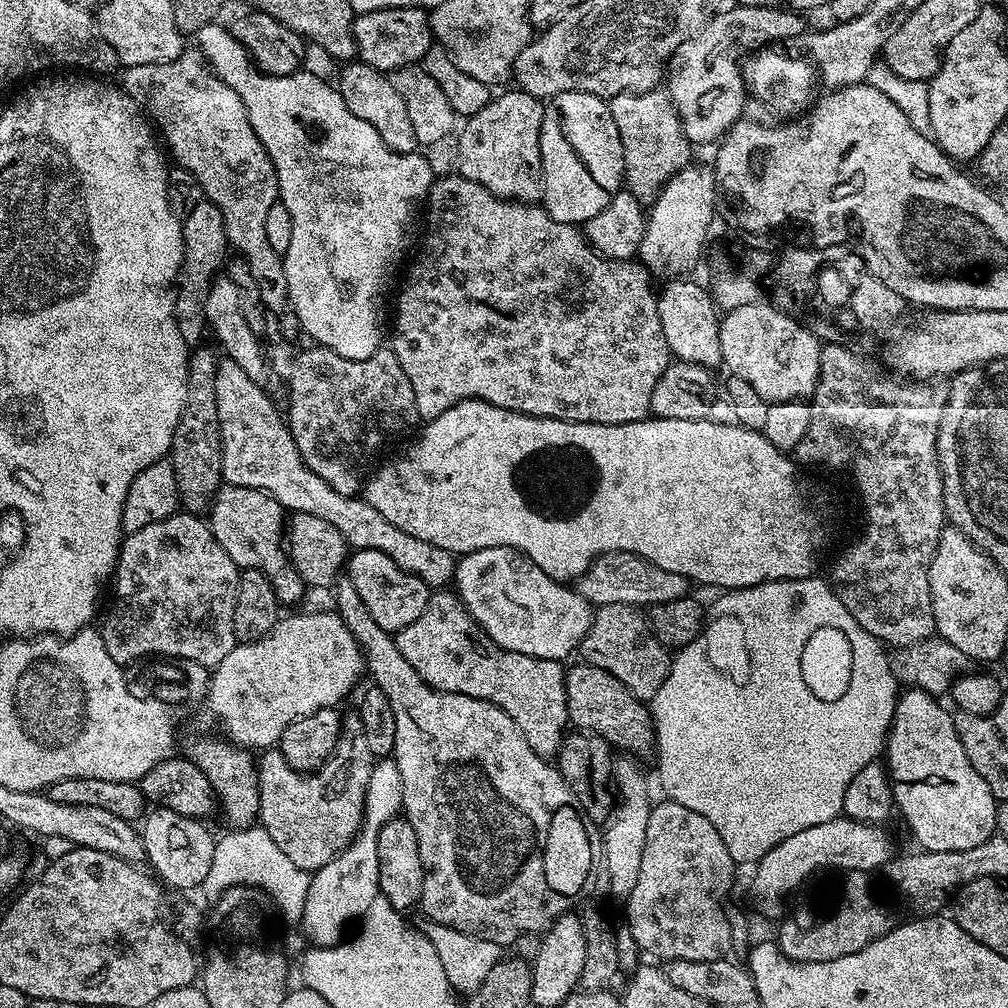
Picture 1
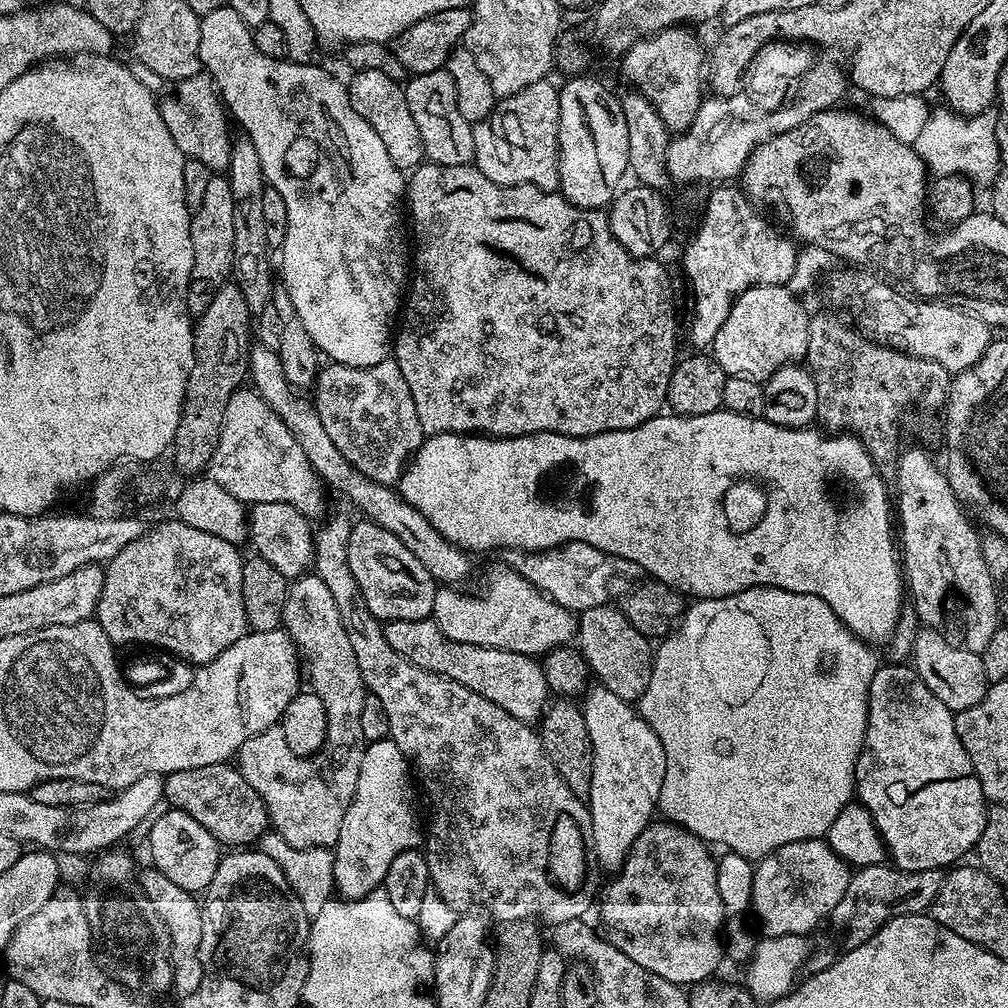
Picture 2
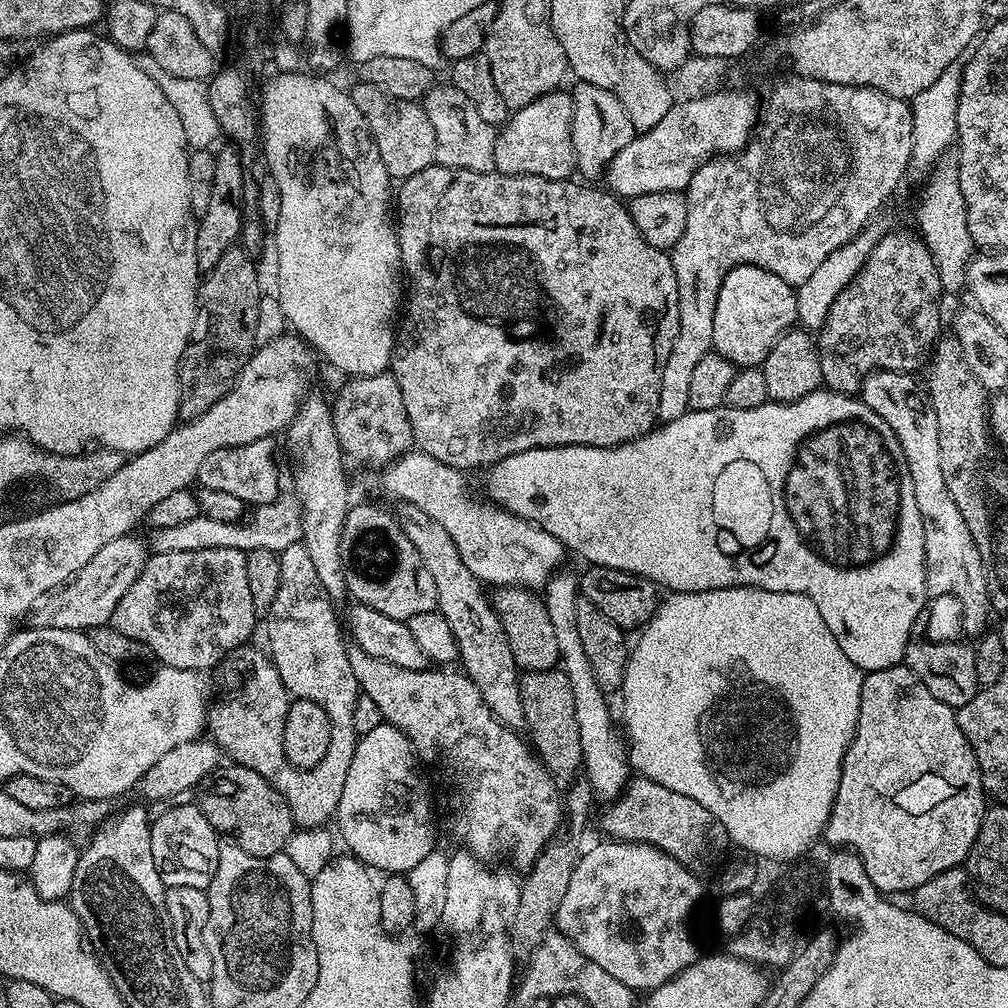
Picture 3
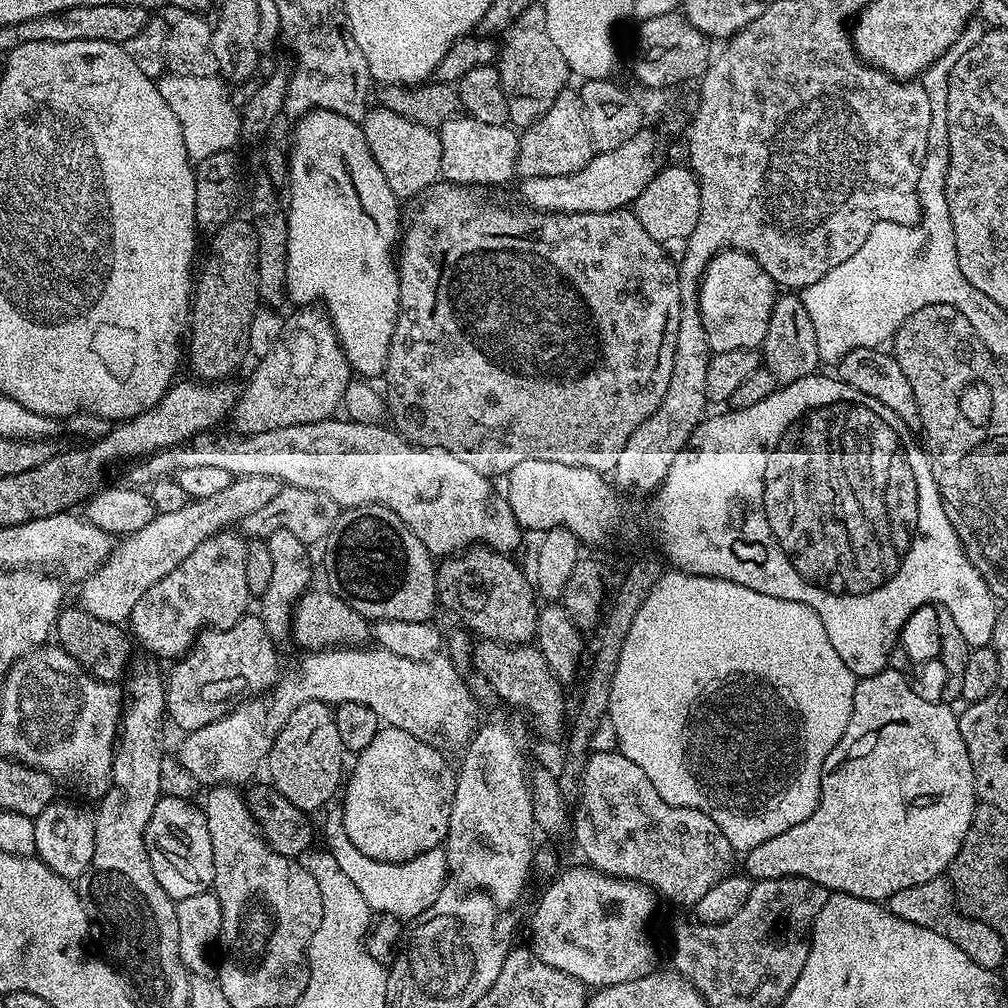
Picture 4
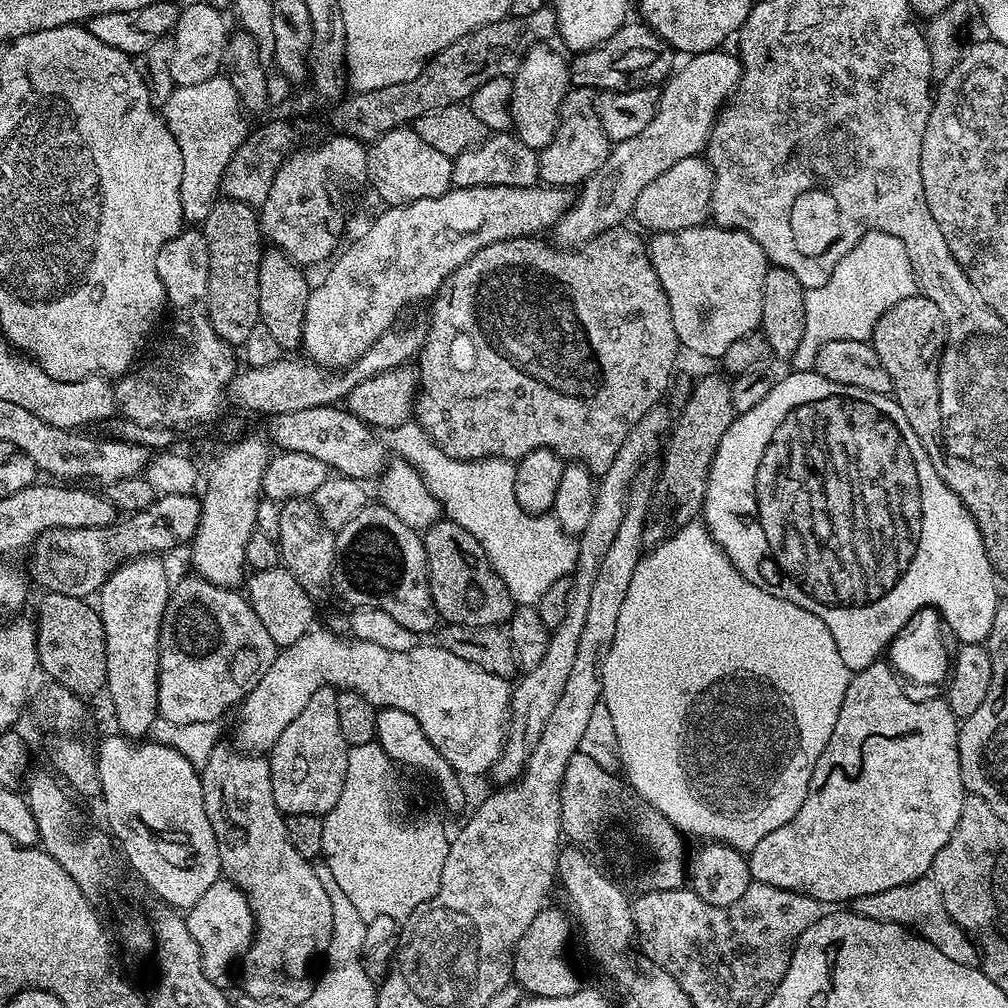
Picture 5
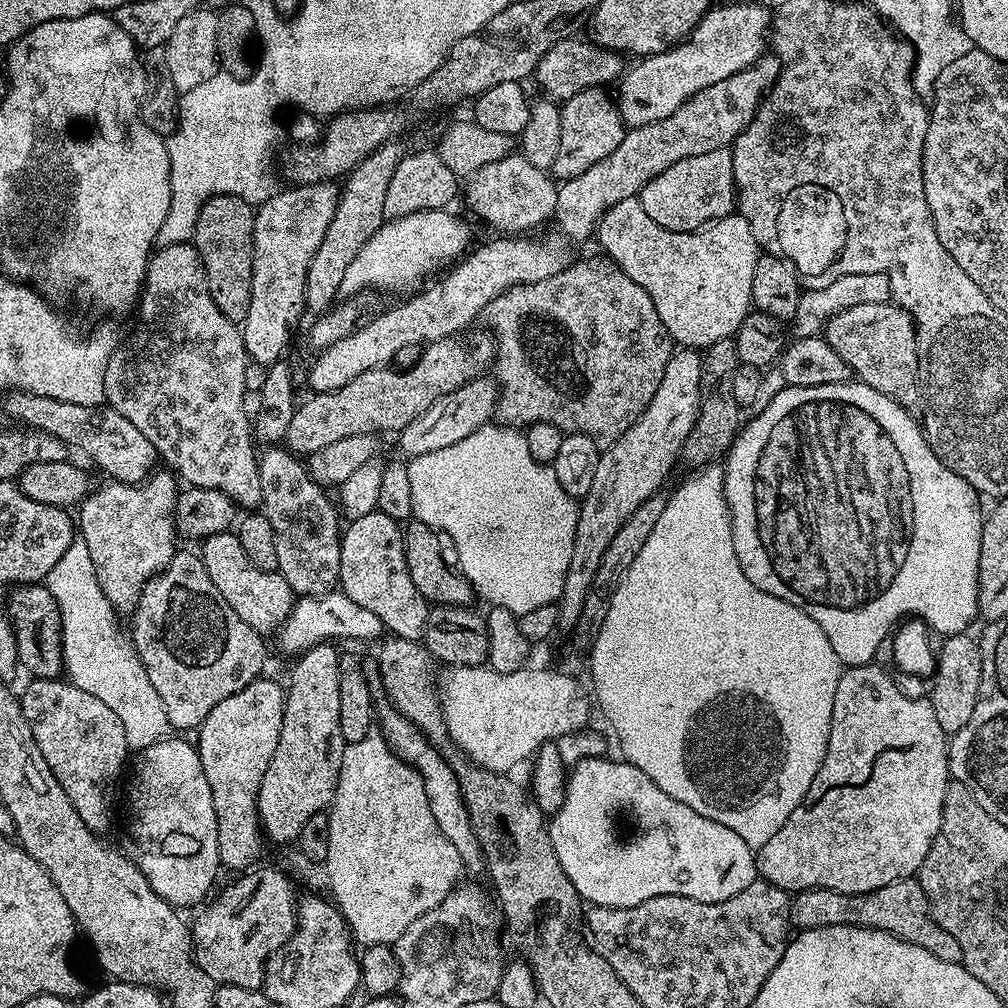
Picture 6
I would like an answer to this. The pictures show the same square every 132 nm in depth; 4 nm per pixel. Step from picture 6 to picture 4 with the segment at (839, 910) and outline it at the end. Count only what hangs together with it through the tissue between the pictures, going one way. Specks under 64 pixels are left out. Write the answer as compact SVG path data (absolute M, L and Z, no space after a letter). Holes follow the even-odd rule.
M944 876L930 878L930 882L922 882L918 886L909 886L907 890L898 890L886 902L886 907L895 916L906 922L914 922L918 926L926 926L926 930L934 930L934 934L942 934L942 938L950 938L962 954L967 954L978 966L1000 970L1004 964L1006 945L1000 941L1000 936L986 922L975 920L961 912L956 905L952 883Z

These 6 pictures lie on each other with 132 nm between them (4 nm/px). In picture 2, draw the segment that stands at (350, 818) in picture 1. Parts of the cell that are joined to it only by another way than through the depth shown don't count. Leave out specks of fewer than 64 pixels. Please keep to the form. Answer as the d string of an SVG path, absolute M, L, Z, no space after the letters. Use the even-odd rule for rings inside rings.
M305 574L293 581L288 588L286 606L283 607L283 628L295 642L301 654L306 680L309 687L320 698L326 709L326 738L322 746L312 756L299 756L290 750L279 724L262 730L262 734L254 734L242 742L236 755L236 767L246 778L246 782L258 791L263 804L268 810L269 825L286 842L295 848L332 848L338 842L338 834L342 830L342 818L346 818L346 810L353 800L358 782L358 772L362 765L363 752L368 742L362 729L362 709L368 695L358 660L351 649L350 638L343 629L339 617L338 606L331 597L326 582L314 574Z

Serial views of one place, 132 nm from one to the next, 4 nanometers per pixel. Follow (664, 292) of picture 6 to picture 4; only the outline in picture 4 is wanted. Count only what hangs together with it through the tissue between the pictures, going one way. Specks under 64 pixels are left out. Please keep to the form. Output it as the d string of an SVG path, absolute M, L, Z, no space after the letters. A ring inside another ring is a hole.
M719 252L700 279L700 325L706 330L706 342L712 351L759 349L766 338L777 295L778 285L750 253Z

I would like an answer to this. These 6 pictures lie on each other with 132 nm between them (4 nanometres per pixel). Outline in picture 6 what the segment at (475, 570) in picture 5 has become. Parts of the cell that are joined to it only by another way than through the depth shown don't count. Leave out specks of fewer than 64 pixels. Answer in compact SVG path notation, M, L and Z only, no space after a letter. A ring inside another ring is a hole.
M413 519L403 525L404 553L406 554L406 570L410 570L410 579L418 586L418 594L432 606L463 608L474 600L472 584L464 579L460 565L456 563L456 550L452 547L452 539L436 528L426 526L421 520Z

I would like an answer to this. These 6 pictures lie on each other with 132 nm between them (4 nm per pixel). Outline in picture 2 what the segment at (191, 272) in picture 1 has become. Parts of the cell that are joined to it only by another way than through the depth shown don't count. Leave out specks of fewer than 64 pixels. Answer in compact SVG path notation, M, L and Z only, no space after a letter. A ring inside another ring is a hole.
M213 174L206 182L202 206L192 213L190 238L194 246L194 266L188 283L188 310L193 317L200 316L210 306L214 294L229 283L234 254L234 194L227 175Z

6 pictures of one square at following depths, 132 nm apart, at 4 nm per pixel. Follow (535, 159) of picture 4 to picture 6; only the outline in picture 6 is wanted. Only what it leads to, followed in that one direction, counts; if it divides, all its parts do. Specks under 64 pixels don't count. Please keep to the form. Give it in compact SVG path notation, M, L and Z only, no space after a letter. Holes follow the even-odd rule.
M587 88L582 94L574 94L574 98L560 104L562 118L562 134L558 145L558 158L554 158L554 166L550 172L557 181L578 178L578 174L586 174L594 162L602 162L602 158L610 158L614 150L618 150L618 142L622 142L626 125L620 117L620 107L615 99L607 96L604 88Z

